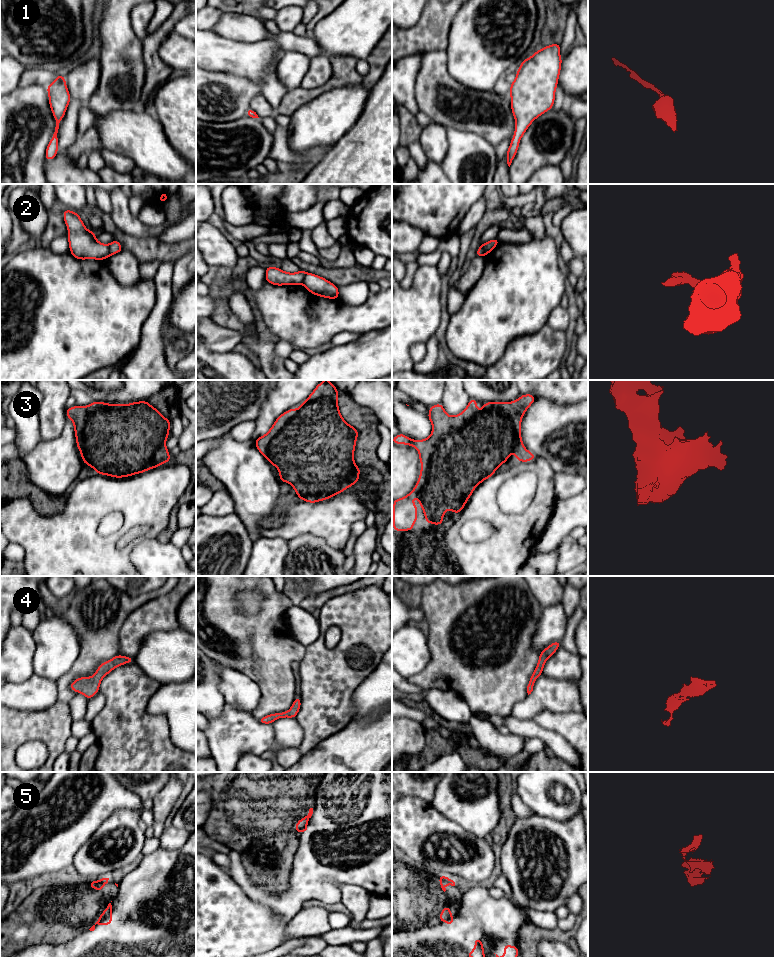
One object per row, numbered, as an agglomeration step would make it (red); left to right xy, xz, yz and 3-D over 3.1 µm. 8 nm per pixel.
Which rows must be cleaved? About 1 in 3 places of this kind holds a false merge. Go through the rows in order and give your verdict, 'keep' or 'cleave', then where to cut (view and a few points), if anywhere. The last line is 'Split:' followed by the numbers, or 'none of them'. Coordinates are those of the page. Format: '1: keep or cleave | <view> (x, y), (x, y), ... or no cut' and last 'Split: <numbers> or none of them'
1: keep | no cut
2: cleave | xy (108, 244), (110, 254)
3: keep | no cut
4: keep | no cut
5: cleave | xy (110, 911), (106, 916), (99, 919)
Split: 2, 5

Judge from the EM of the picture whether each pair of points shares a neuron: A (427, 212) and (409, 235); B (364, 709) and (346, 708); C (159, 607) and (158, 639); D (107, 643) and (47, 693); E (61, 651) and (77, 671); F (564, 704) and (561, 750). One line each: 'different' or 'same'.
A: different
B: different
C: different
D: different
E: different
F: different

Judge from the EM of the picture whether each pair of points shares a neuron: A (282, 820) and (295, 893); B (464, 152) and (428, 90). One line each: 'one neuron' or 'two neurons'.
A: two neurons
B: two neurons

